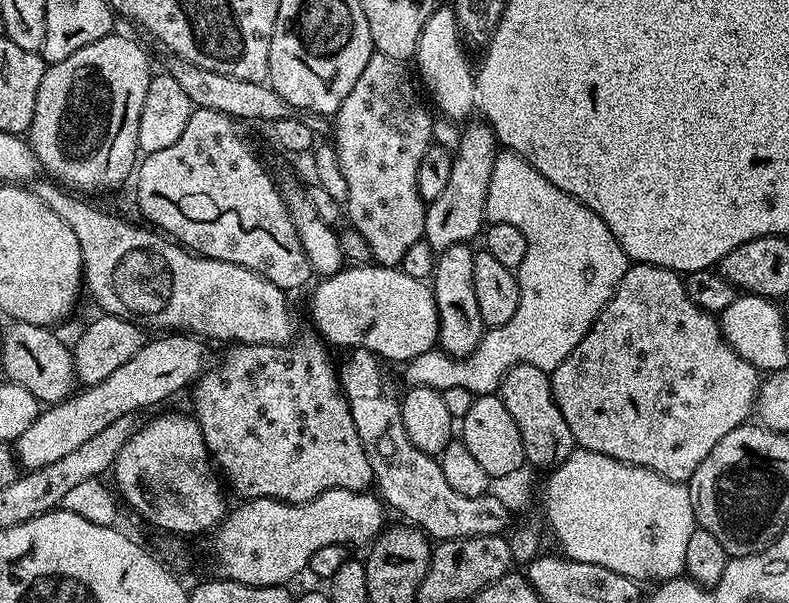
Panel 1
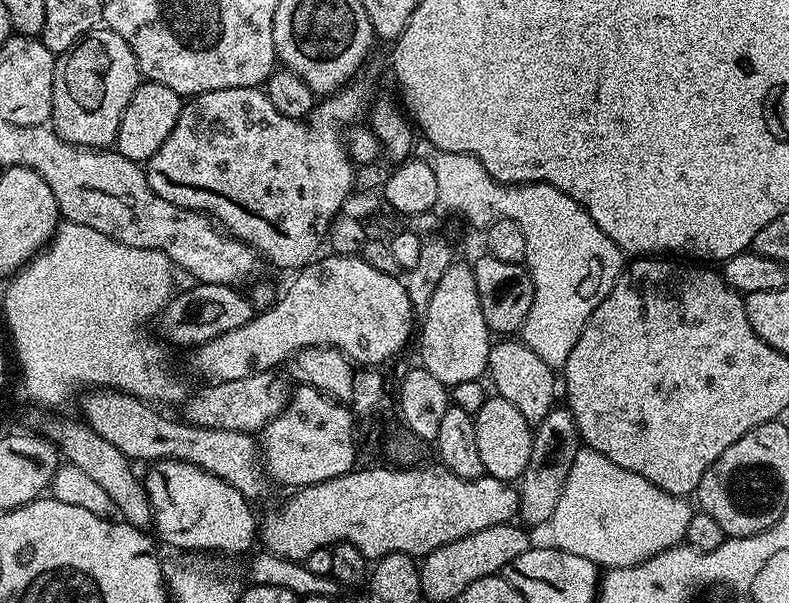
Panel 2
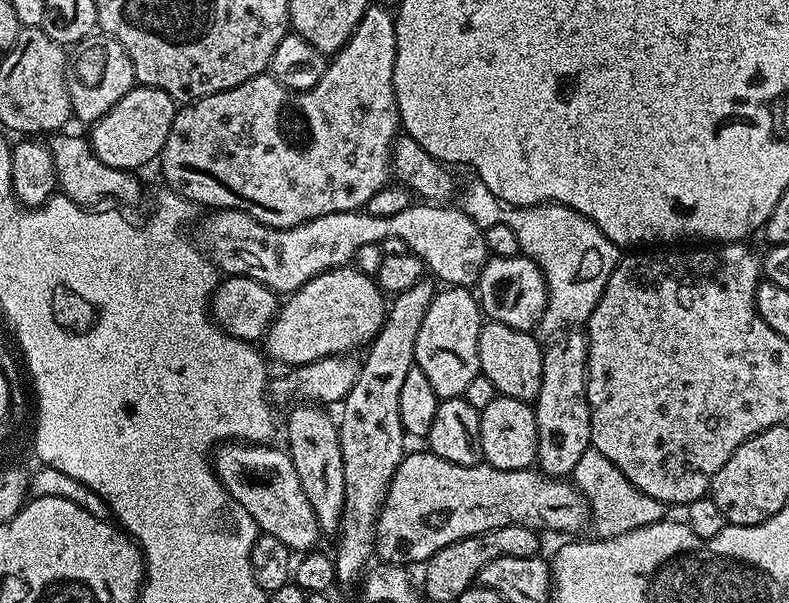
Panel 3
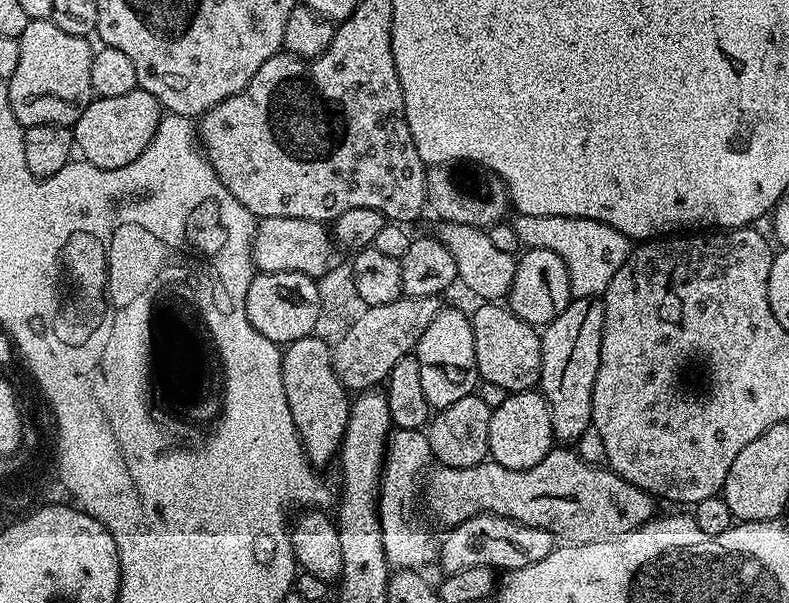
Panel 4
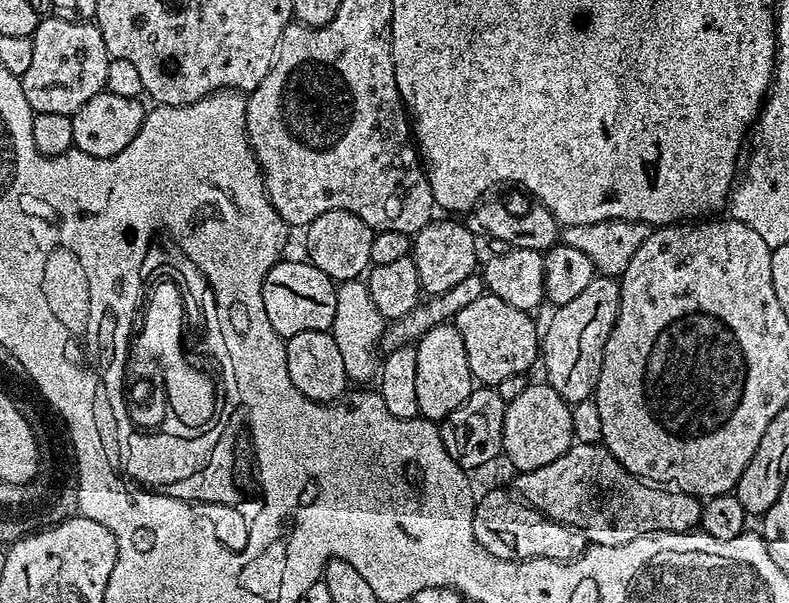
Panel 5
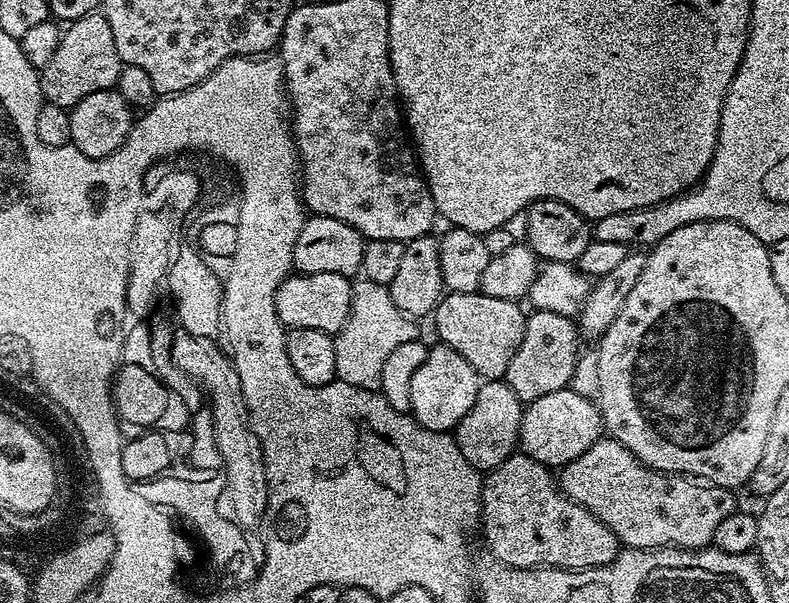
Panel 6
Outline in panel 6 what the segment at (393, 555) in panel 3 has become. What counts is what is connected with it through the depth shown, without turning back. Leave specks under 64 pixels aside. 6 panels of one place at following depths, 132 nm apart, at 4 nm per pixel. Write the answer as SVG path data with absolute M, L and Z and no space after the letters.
M601 438L586 450L586 454L578 454L574 462L564 465L558 472L558 487L568 499L578 502L594 518L598 518L612 531L624 548L686 548L699 550L707 548L714 538L714 529L722 518L737 511L738 504L727 488L709 486L704 482L679 474L656 472L648 468L626 446L611 438Z

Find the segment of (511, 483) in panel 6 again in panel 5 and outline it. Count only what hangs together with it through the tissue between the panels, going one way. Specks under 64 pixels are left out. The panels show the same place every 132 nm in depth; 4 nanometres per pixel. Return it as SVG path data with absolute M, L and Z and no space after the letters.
M492 488L485 496L481 495L476 502L474 510L474 538L490 554L507 560L536 560L546 558L547 560L577 560L578 557L590 547L590 541L582 530L574 526L566 526L551 520L537 510L524 503L519 495L507 492L504 488Z

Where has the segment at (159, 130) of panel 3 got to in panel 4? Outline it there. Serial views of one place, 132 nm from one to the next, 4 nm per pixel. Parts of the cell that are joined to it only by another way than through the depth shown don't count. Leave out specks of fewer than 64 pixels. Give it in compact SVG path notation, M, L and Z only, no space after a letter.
M140 87L131 88L126 94L96 96L82 110L82 118L74 125L74 144L79 155L94 166L106 170L118 170L118 166L130 166L150 146L160 125L162 109L150 94Z

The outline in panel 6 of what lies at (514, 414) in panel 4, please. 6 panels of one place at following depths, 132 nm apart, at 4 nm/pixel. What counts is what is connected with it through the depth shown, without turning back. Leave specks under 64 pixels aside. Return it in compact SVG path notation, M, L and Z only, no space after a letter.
M569 386L554 390L554 394L542 394L542 398L527 401L520 423L518 448L523 455L542 462L550 470L559 470L574 462L578 454L586 454L586 450L590 450L590 446L594 446L601 436L602 421L597 401L574 394Z

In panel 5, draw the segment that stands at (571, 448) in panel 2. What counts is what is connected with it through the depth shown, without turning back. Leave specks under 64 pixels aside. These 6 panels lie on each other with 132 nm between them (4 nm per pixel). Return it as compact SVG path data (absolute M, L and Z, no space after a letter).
M596 275L582 290L582 294L576 295L571 302L559 305L556 312L548 320L548 329L542 332L542 364L544 360L544 372L546 382L565 402L571 406L583 400L593 399L598 378L602 374L602 358L606 350L606 342L614 330L614 322L618 318L620 309L620 281L614 276Z

